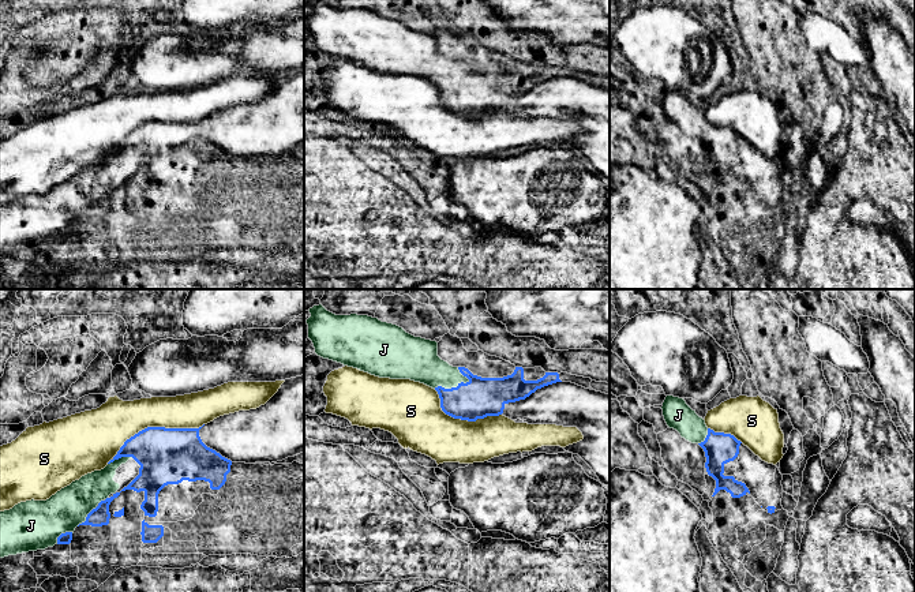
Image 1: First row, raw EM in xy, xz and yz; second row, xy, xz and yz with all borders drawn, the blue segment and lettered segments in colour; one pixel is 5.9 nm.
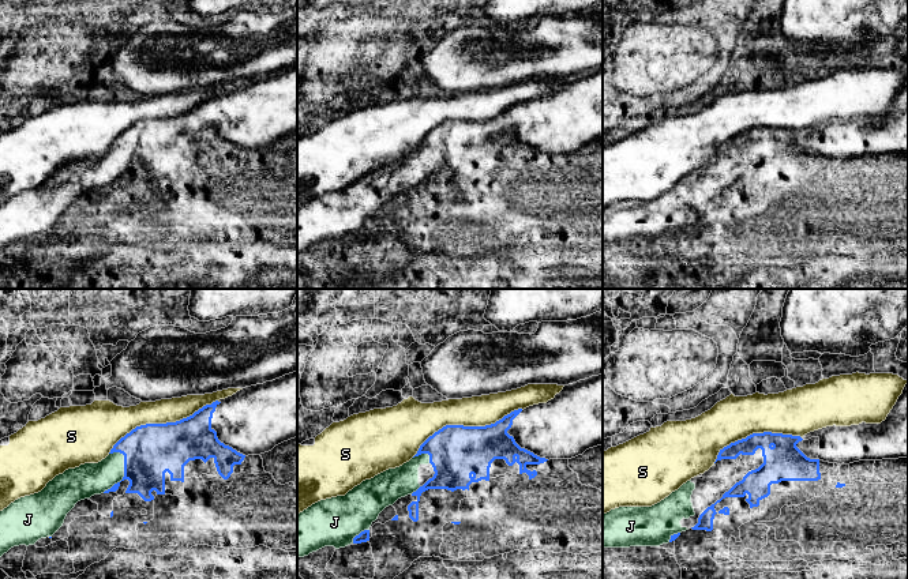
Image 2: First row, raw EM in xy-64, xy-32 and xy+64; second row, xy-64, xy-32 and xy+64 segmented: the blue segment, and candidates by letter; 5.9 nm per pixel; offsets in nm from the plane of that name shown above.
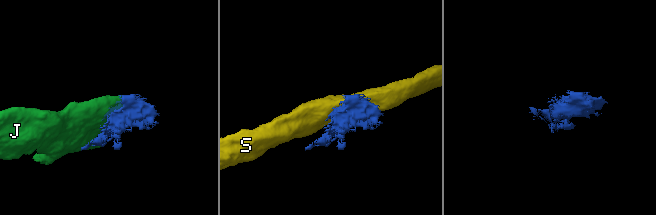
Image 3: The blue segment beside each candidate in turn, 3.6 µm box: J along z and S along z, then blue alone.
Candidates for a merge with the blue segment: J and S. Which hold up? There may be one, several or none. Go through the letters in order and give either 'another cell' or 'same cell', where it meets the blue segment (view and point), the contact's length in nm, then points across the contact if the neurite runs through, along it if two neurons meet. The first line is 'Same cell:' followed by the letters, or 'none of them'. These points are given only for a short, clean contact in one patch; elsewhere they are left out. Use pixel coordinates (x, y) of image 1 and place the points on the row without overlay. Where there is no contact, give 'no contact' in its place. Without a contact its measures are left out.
Same cell: J
J: same cell; meets blue in xz at (452, 82); contact 220 nm long
S: another cell; meets blue in xy at (153, 122); contact 600 nm long

